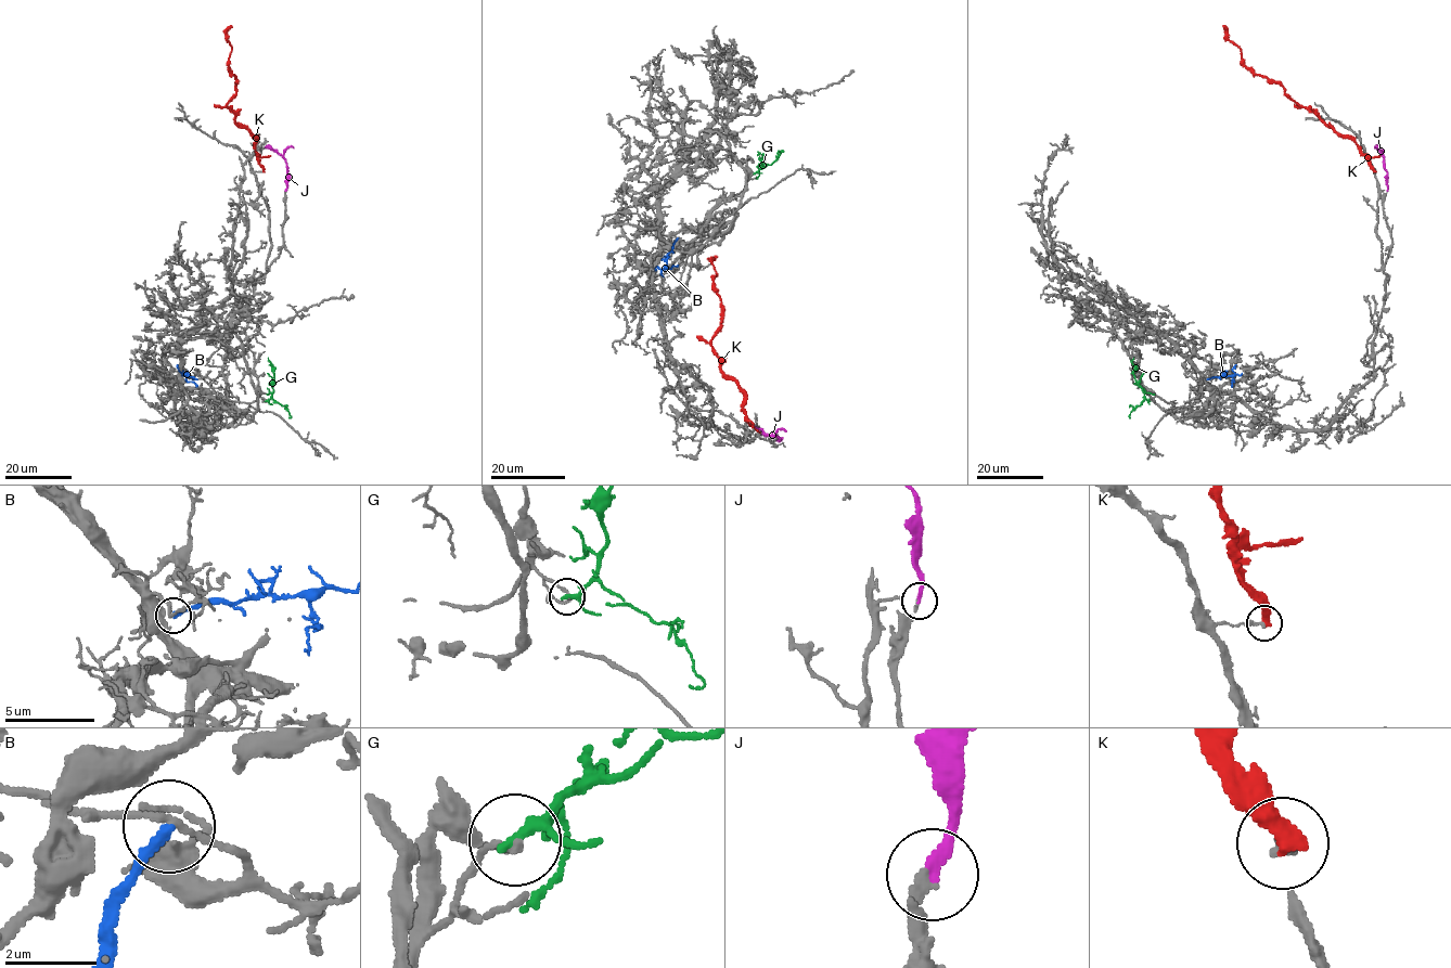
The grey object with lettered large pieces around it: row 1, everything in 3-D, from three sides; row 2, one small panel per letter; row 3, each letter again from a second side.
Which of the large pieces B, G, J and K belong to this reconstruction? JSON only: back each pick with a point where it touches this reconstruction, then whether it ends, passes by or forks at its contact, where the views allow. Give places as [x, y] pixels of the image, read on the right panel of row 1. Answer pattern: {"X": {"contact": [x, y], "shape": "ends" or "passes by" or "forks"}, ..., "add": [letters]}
{"J": {"contact": [1387, 191], "shape": "ends"}, "add": ["J"]}

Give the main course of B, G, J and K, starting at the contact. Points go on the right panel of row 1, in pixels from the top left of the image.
B: (1207, 379), (1233, 376), (1236, 364)
G: (1148, 401), (1134, 378), (1133, 357)
J: (1387, 191), (1383, 153), (1374, 147)
K: (1374, 171), (1348, 137), (1296, 103), (1279, 84), (1254, 74), (1222, 25)

